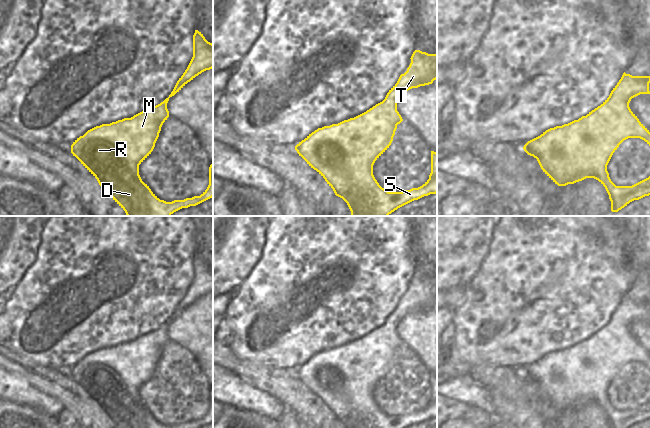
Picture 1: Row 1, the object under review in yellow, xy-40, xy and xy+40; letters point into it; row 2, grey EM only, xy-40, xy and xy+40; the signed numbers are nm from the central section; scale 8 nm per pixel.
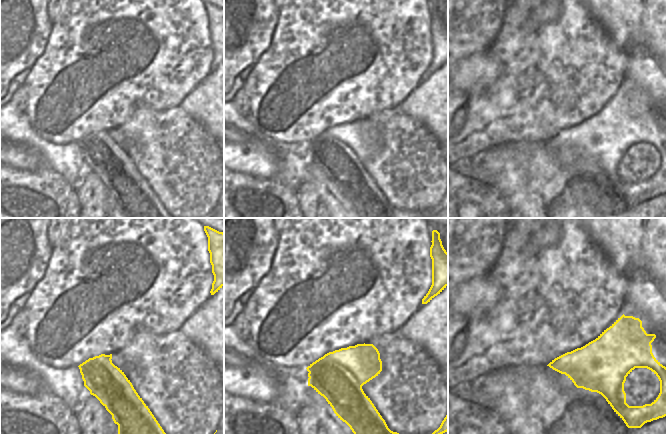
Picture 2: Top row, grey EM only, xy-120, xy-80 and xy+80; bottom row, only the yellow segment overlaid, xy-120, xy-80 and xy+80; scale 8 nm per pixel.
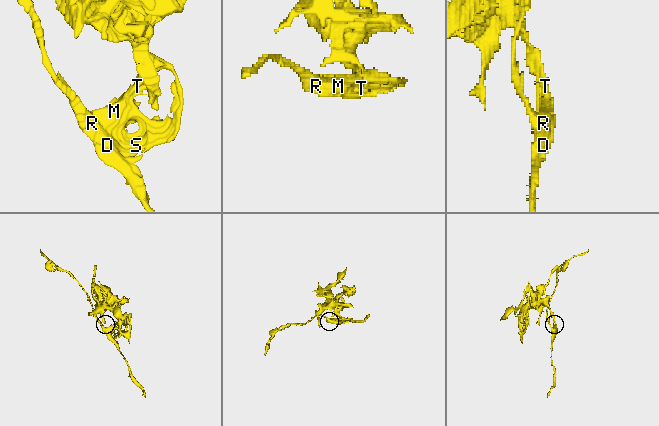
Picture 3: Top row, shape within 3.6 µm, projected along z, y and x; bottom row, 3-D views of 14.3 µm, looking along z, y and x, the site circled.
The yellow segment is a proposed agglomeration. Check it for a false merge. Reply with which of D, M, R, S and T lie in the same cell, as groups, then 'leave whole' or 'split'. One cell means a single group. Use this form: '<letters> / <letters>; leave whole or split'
D R / M S T; split

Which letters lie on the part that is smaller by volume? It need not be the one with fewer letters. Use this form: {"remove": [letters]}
{"remove": ["D", "R"]}

